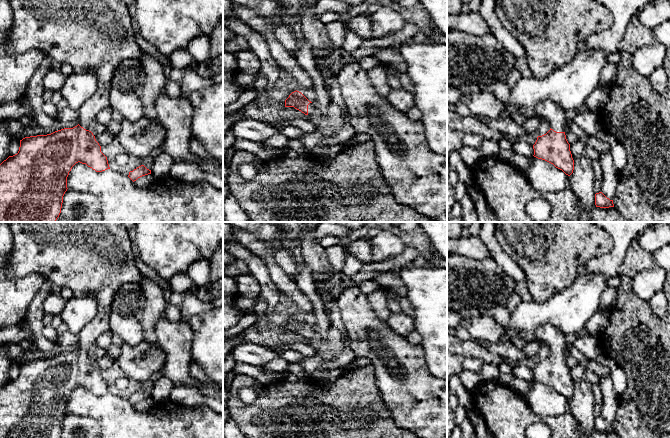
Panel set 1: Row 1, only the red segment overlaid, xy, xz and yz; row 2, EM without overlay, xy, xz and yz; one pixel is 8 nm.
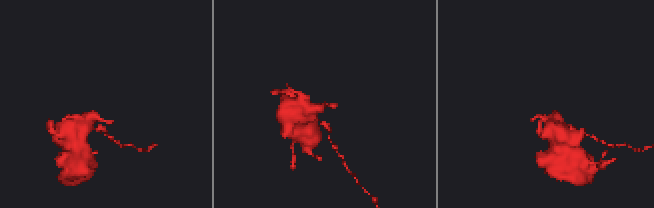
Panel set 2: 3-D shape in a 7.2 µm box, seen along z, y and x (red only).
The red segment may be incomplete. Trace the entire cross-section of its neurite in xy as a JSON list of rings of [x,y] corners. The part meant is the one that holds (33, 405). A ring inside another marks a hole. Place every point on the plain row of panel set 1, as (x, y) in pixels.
[[[7,222],[13,240],[12,251],[6,266],[10,278],[39,273],[60,288],[67,287],[73,297],[93,296],[98,303],[97,315],[80,331],[79,348],[47,359],[25,361],[20,364],[17,378],[0,388],[0,438],[60,438],[63,420],[67,415],[67,401],[72,391],[80,386],[96,396],[110,393],[107,381],[89,354],[97,338],[110,332],[111,305],[117,291],[126,283],[139,283],[142,273],[136,266],[136,251],[131,246],[128,230],[123,222]]]

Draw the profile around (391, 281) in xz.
[[[384,272],[373,279],[383,288],[394,292],[399,296],[407,296],[407,288],[398,273]]]

